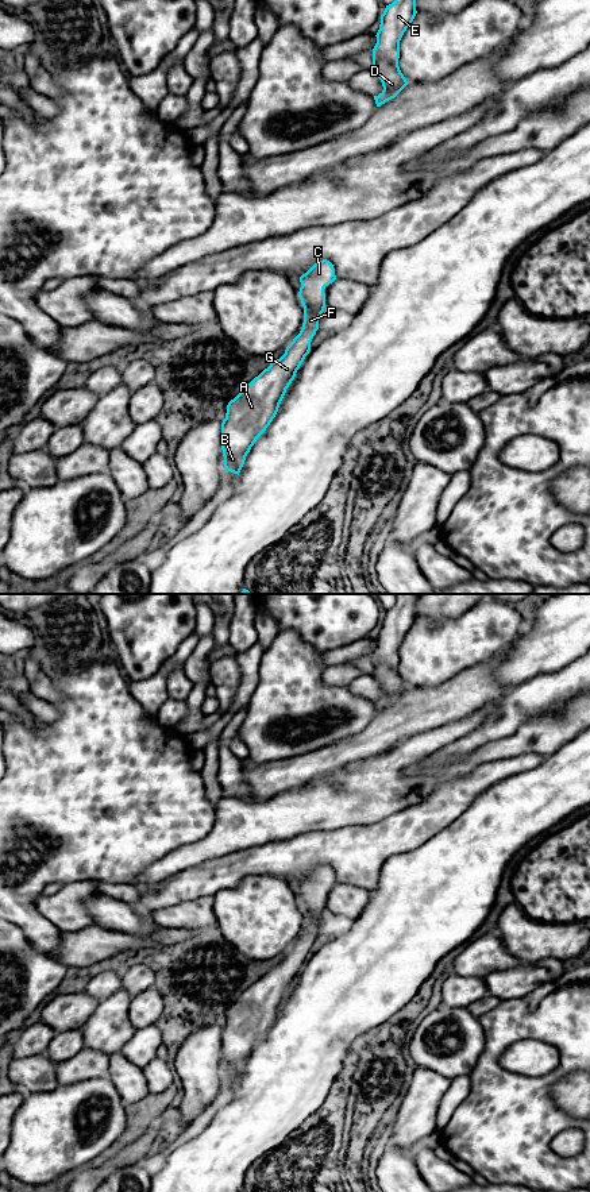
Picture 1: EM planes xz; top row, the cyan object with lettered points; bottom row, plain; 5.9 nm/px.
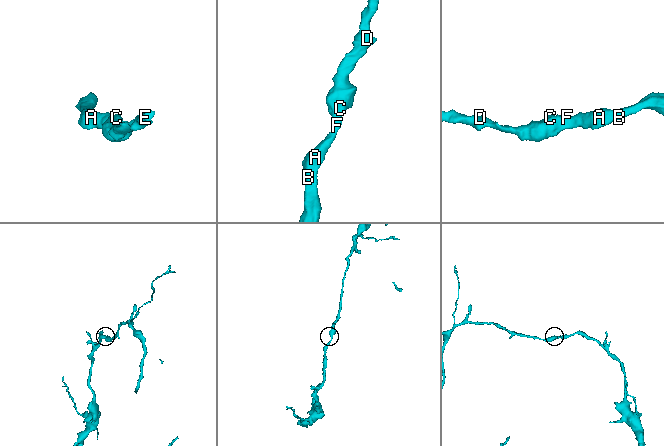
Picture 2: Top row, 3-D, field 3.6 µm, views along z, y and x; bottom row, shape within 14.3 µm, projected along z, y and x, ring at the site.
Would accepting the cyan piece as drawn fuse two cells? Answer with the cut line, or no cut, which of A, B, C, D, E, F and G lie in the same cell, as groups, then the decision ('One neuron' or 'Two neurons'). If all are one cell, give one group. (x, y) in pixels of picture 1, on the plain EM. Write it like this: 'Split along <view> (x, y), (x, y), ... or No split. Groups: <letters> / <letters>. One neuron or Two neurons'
No split. Groups: A B C D E F G. One neuron

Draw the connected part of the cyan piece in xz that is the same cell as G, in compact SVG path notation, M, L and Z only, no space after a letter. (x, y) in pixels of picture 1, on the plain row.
M327 864L316 867L300 882L298 902L304 911L300 938L279 964L271 967L228 1007L221 1027L225 1077L239 1080L251 1052L275 1022L286 994L309 958L311 946L319 934L319 923L325 913L324 892L335 884L333 869Z

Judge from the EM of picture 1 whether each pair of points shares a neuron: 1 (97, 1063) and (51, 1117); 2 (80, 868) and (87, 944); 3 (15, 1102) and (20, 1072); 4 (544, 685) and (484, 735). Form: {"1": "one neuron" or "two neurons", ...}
{"1": "two neurons", "2": "two neurons", "3": "two neurons", "4": "one neuron"}

